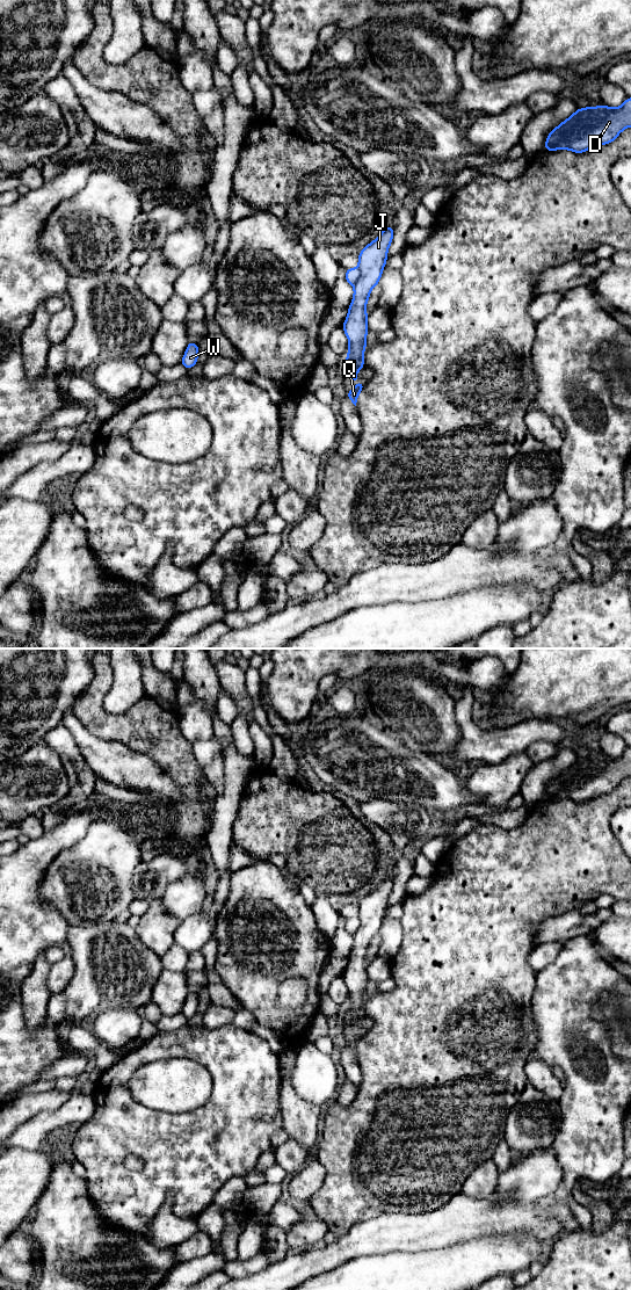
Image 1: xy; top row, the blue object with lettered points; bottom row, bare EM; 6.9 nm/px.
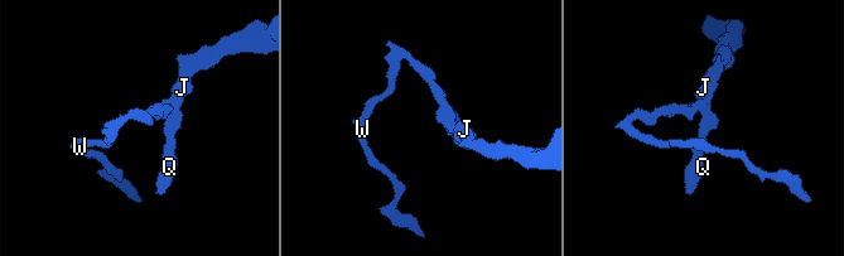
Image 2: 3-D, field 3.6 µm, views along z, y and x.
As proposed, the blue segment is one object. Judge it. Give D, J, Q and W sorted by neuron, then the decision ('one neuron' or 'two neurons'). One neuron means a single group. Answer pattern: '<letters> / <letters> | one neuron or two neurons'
D J Q / W | two neurons

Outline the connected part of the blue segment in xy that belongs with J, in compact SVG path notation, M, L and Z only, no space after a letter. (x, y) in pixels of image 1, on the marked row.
M385 226L383 232L360 253L357 282L354 284L354 297L342 328L348 338L349 348L346 357L347 370L353 371L353 379L365 365L363 354L367 347L365 336L369 332L365 311L367 302L375 285L379 283L387 260L387 251L393 238L393 226Z

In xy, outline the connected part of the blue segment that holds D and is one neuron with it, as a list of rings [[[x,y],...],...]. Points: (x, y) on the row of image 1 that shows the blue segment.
[[[631,97],[618,108],[605,104],[576,109],[575,113],[554,128],[545,142],[545,151],[570,150],[576,154],[614,142],[626,128],[631,126]]]

